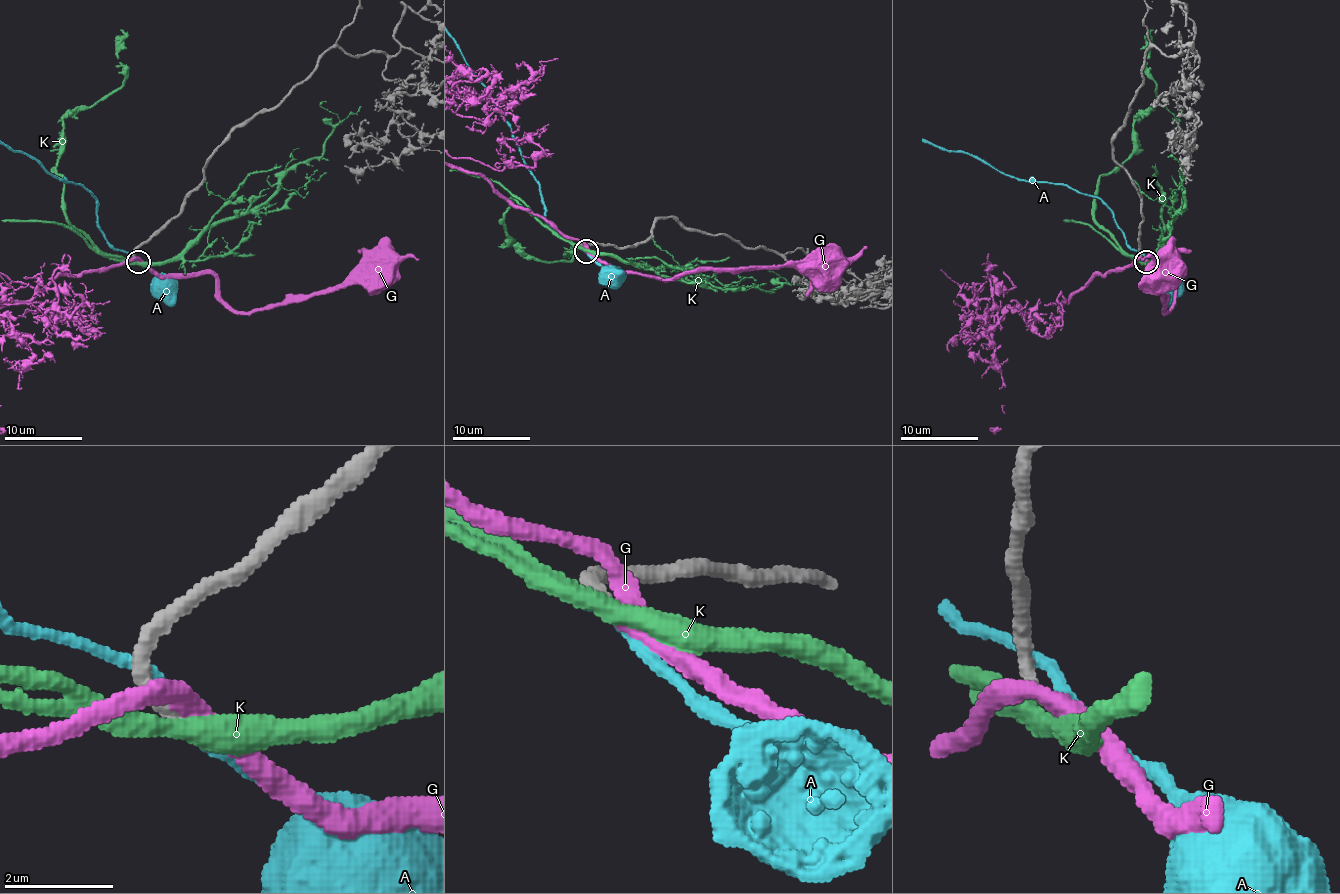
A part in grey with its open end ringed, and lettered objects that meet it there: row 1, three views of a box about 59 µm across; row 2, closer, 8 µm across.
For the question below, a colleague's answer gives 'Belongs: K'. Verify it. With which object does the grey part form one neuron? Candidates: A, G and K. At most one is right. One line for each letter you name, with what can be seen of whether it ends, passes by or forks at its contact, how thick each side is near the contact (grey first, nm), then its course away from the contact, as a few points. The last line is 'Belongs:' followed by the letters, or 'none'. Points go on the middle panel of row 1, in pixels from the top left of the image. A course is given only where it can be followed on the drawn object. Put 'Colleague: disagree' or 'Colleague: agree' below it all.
G: It passes by. Thickness 320 nm (grey) against 360 nm. Its course: (584, 248), (614, 267), (663, 279), (676, 279), (688, 271), (827, 267)
Belongs: G
Colleague: disagree

